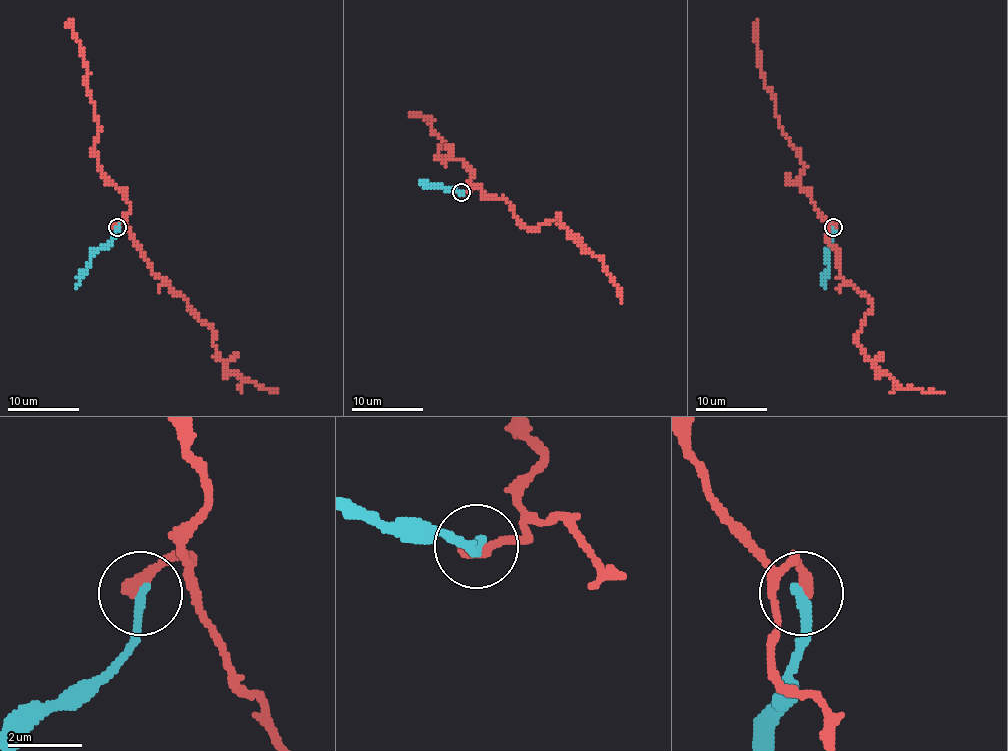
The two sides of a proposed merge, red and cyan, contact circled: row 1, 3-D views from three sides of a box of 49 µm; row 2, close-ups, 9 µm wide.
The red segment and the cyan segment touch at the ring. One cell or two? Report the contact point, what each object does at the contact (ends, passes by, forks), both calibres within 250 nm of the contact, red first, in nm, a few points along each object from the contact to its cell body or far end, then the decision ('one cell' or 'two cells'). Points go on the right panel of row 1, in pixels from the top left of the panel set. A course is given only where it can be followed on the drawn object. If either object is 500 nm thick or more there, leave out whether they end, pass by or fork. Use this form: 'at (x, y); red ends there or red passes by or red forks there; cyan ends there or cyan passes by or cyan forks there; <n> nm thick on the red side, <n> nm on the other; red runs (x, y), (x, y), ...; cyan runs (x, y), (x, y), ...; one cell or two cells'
at (833, 227); red ends there; cyan ends there; 380 nm thick on the red side, 280 nm on the other; red runs (833, 226), (831, 221), (828, 241), (837, 250), (840, 276), (873, 305), (856, 345), (901, 388), (943, 393); cyan runs (833, 226), (824, 287); two cells

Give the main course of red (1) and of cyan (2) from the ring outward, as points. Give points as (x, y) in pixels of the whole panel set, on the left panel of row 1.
1: (116, 226), (122, 221), (127, 224), (150, 269), (210, 327), (217, 355), (231, 371), (258, 388), (278, 393)
2: (116, 226), (116, 235), (91, 258), (77, 287)

